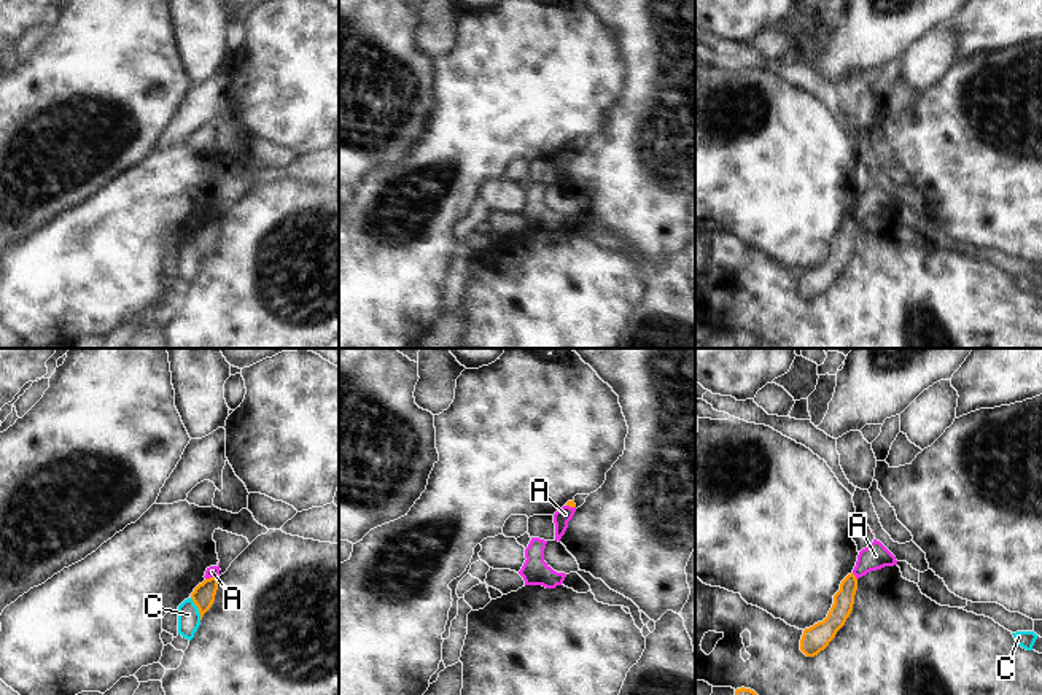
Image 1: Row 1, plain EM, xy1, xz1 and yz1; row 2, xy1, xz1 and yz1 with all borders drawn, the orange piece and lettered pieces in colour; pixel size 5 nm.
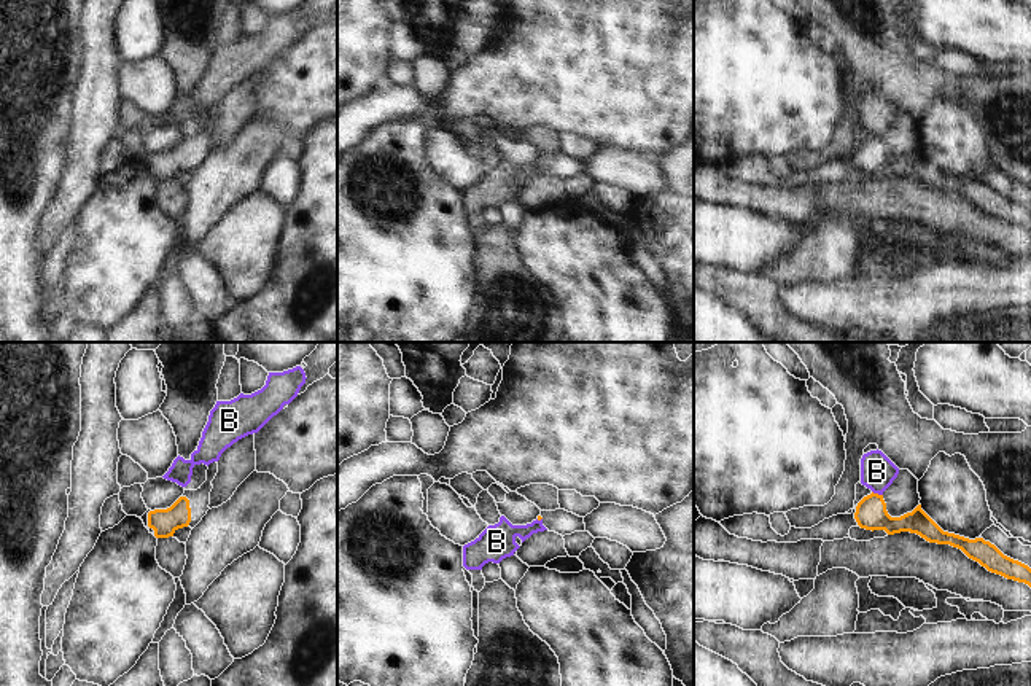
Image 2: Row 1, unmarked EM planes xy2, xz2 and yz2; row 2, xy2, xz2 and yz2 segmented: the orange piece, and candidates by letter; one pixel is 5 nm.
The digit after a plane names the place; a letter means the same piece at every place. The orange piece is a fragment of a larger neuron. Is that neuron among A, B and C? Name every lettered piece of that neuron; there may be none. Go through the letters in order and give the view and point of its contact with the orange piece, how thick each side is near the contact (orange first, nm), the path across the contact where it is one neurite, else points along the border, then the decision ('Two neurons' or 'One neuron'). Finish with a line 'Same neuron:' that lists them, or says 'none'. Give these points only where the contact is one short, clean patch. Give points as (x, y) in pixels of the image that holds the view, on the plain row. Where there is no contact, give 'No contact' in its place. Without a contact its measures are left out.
A: Touches orange at xy1 (212, 221). Thickness 110 nm (orange) against 60 nm. Boundary: xy1 (218, 218), (206, 223). Two neurons
B: Touches orange at yz2 (877, 137). Thickness 160 nm (orange) against 180 nm. Two neurons
C: Touches orange at xy1 (198, 252). Thickness 110 nm (orange) against 110 nm. Two neurons
Same neuron: none.

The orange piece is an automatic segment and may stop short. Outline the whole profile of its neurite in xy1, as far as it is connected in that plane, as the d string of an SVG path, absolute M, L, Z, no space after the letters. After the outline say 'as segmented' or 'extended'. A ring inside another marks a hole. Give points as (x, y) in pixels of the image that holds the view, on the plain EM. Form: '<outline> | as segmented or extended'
M220 219L205 223L191 237L191 242L192 242L194 248L199 253L200 264L202 264L204 258L212 251L212 248L215 245L215 239L216 239L216 234L218 234L218 224L220 224Z | as segmented

